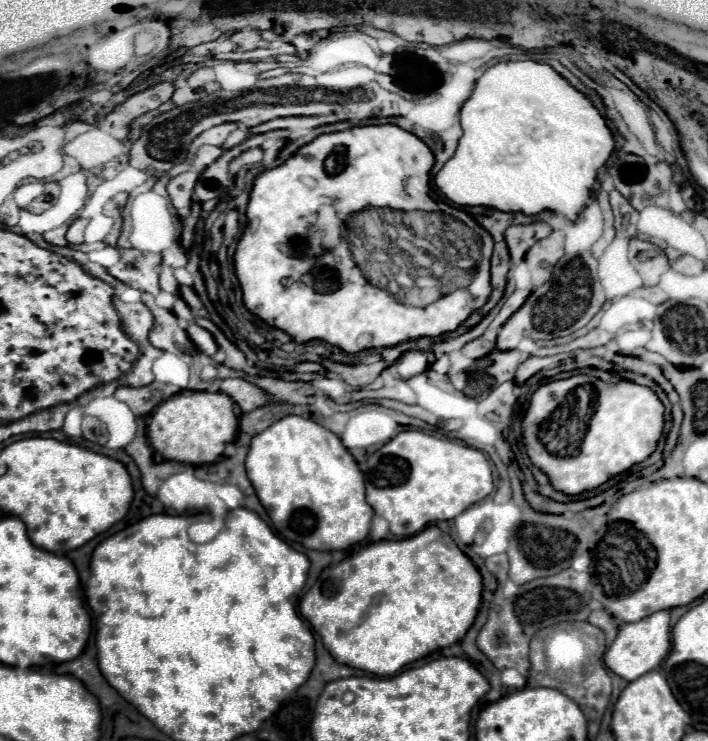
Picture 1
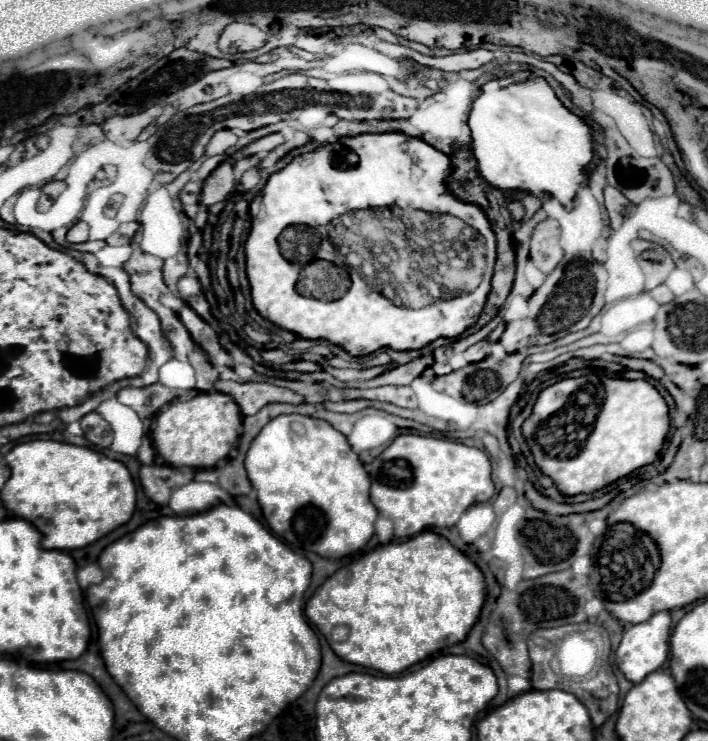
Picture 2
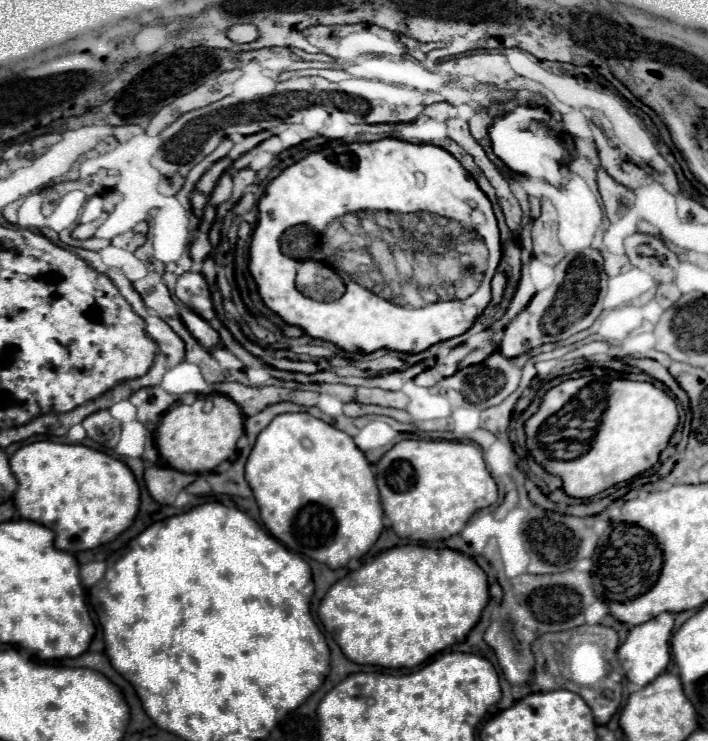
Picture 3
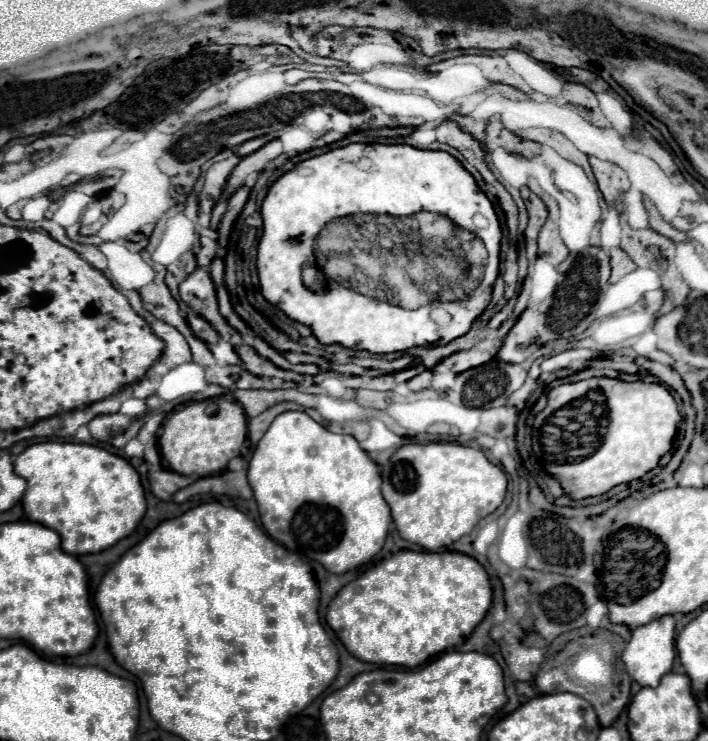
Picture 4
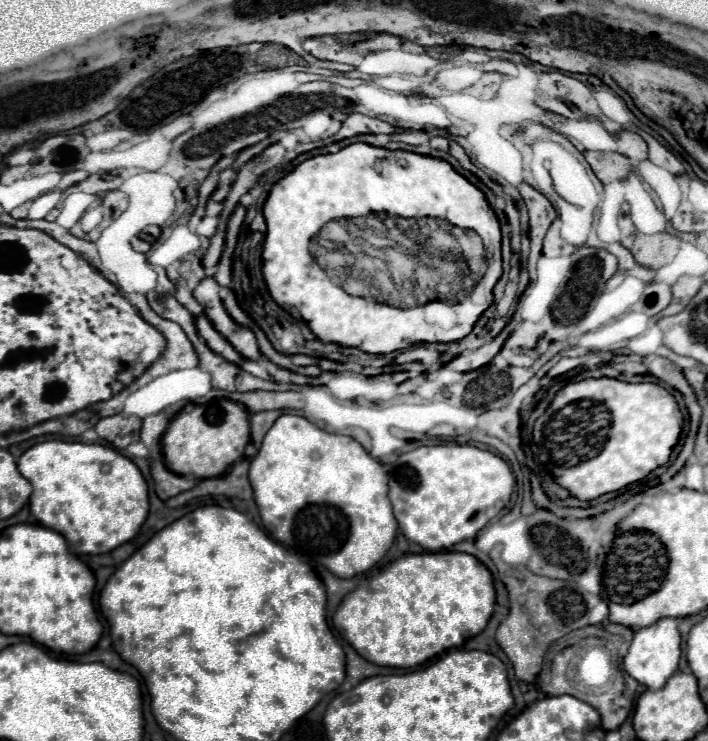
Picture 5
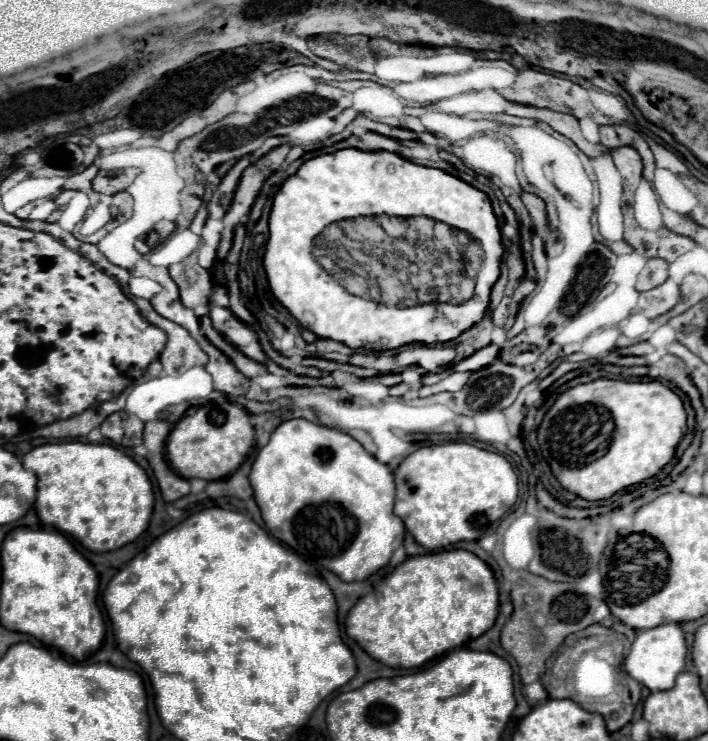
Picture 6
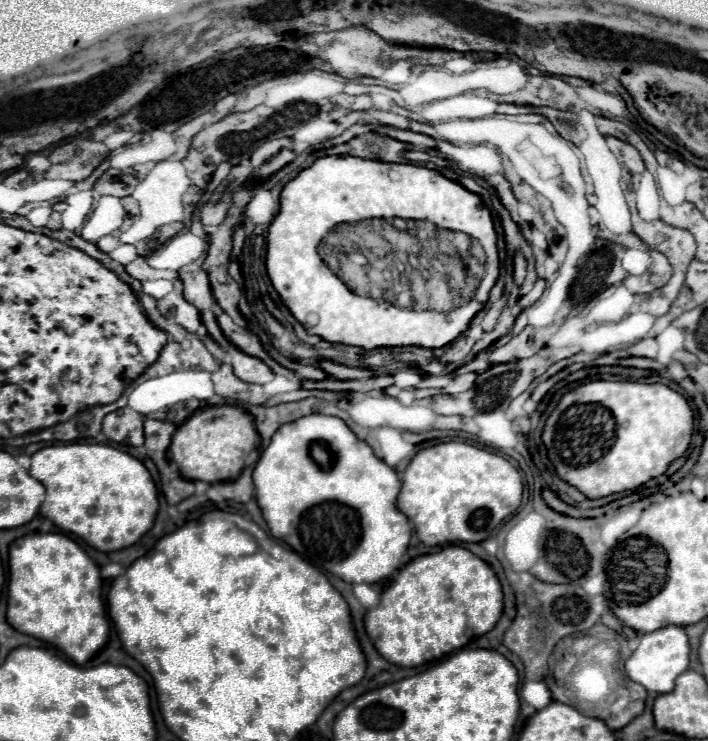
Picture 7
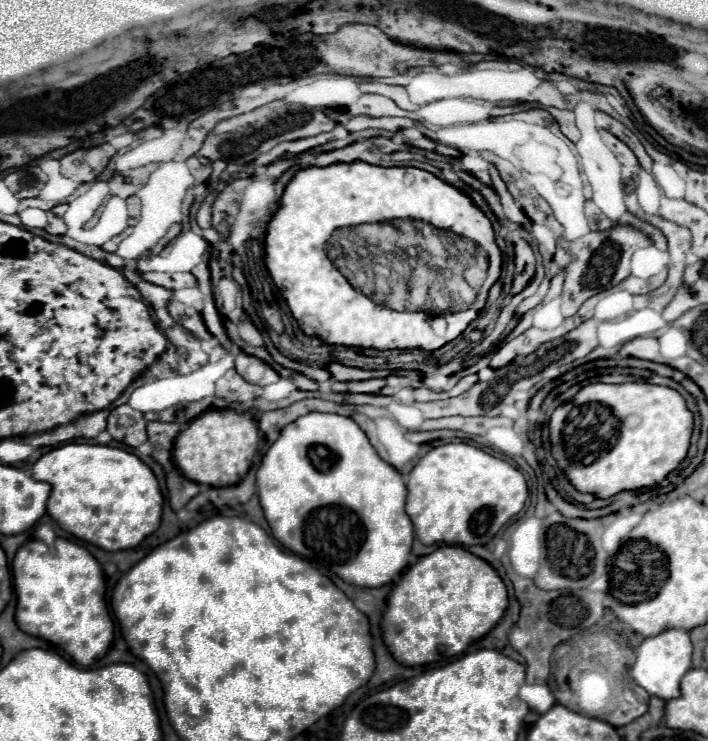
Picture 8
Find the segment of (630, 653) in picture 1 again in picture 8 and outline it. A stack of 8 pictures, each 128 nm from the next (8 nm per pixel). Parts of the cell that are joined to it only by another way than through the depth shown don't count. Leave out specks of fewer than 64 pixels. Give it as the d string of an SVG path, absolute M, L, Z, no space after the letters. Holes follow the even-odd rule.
M664 630L658 636L650 636L644 638L644 642L638 646L636 650L636 662L632 664L630 676L652 696L660 696L662 700L672 700L676 696L680 696L680 680L684 676L684 672L690 670L690 662L692 662L692 642L686 630Z

